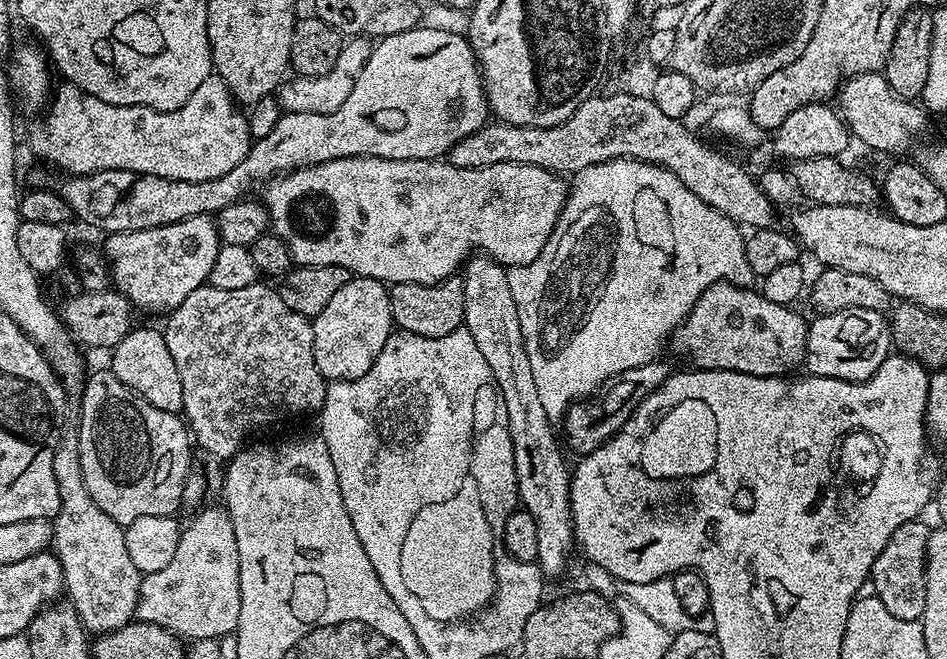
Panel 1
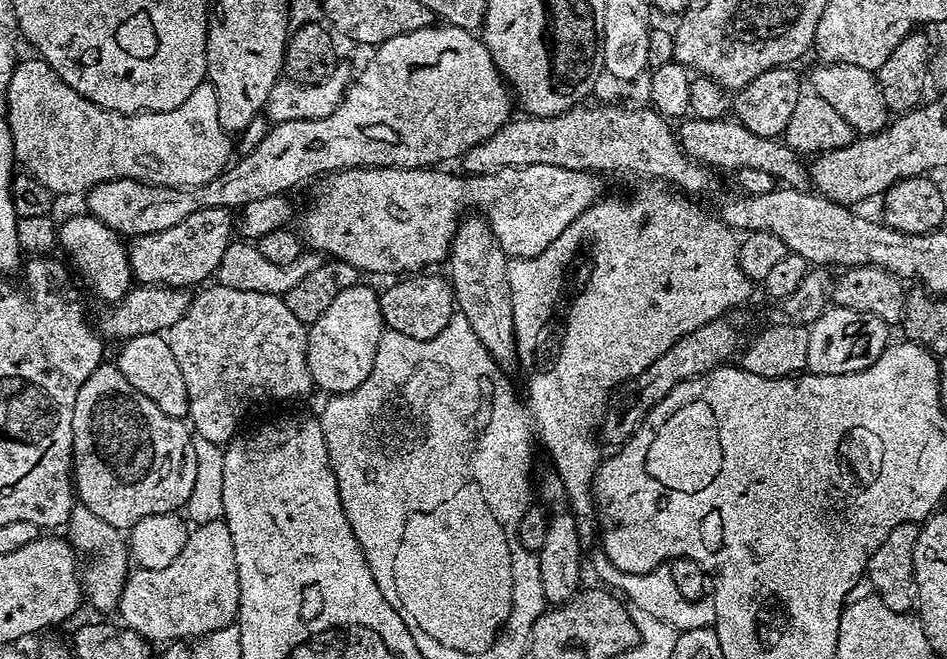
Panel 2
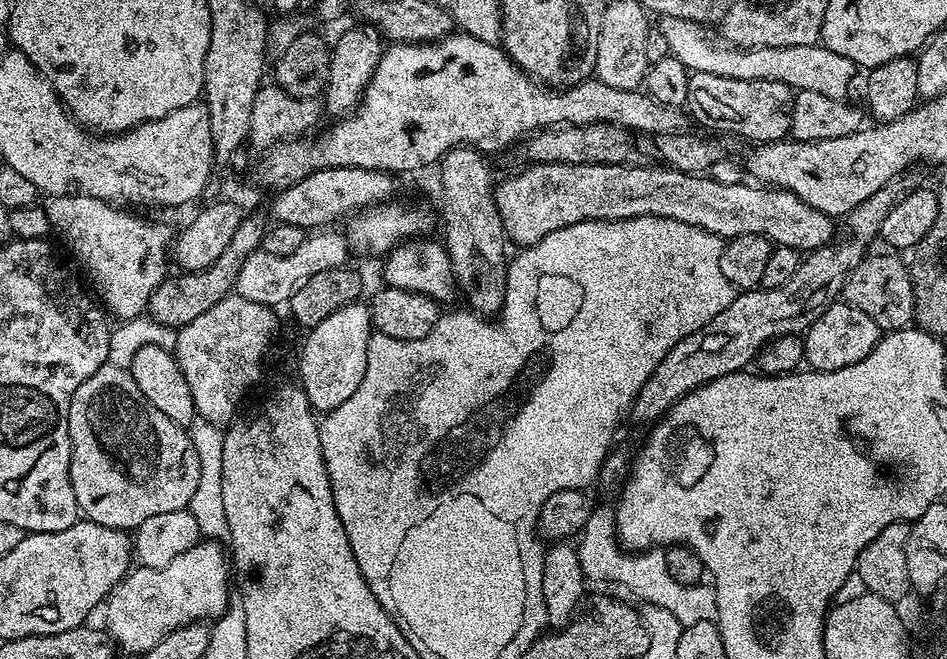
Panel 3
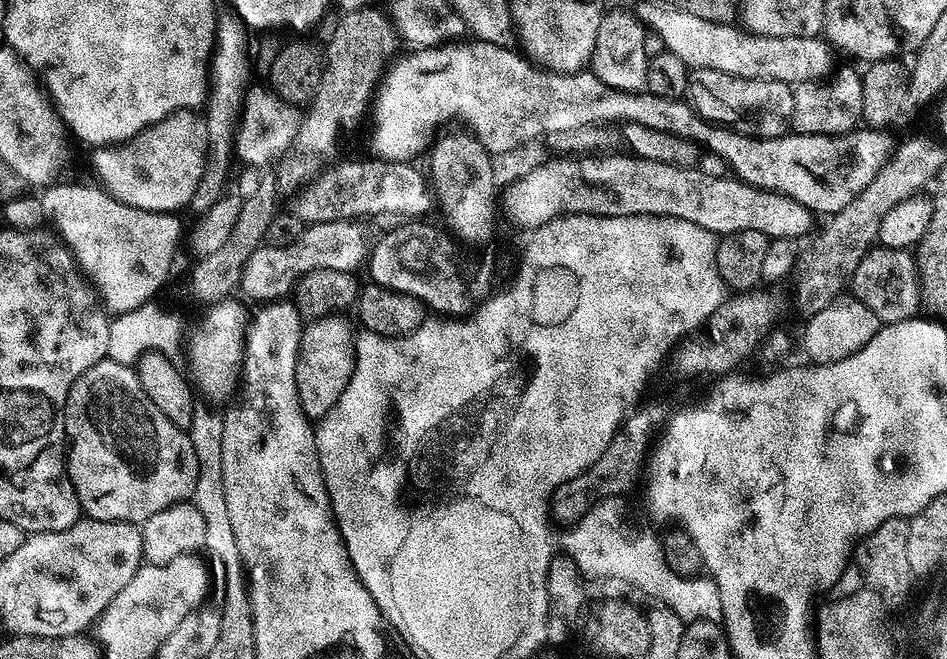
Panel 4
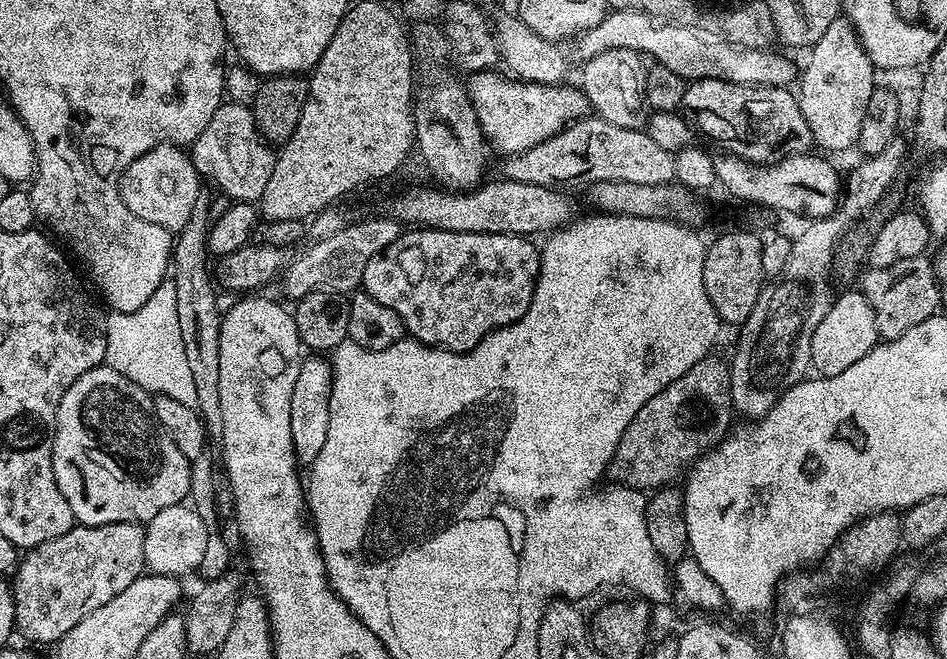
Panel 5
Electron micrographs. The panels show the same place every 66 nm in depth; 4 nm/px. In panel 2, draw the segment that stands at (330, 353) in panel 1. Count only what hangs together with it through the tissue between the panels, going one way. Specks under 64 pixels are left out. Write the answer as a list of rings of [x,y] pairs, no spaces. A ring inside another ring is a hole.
[[[361,282],[350,286],[350,290],[342,290],[322,318],[308,329],[308,365],[313,385],[324,394],[353,392],[362,386],[370,378],[370,370],[374,370],[375,354],[385,331],[377,289]]]

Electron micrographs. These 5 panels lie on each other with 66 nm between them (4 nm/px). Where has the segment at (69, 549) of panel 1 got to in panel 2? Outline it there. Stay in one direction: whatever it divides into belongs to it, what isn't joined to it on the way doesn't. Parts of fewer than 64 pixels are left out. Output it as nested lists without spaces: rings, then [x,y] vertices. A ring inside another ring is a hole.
[[[76,502],[66,525],[66,539],[77,553],[88,559],[88,565],[82,568],[82,592],[87,603],[89,600],[100,612],[115,613],[130,575],[130,553],[121,529],[110,526],[110,522],[102,522],[94,510]]]

